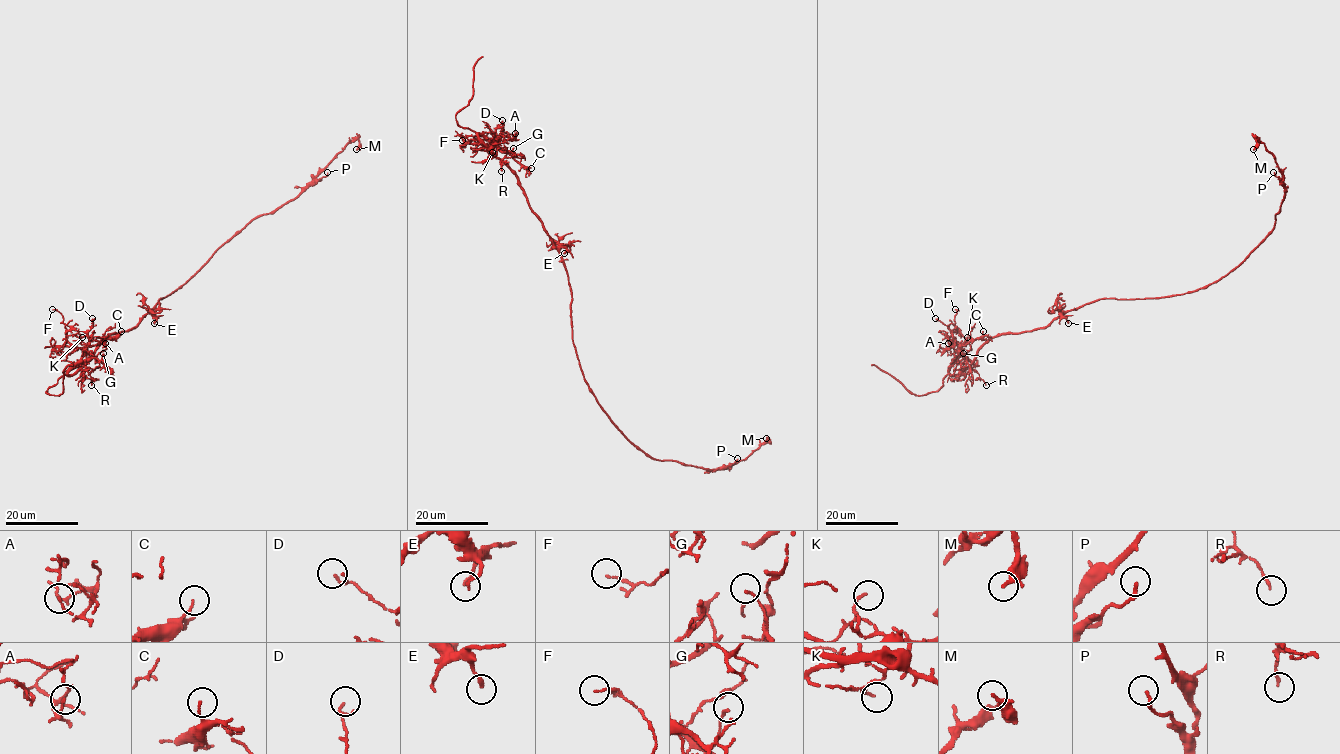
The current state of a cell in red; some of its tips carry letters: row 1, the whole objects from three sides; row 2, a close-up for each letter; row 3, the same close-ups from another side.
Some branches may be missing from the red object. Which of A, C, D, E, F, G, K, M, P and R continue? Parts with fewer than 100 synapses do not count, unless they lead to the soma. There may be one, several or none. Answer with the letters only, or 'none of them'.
none of them

